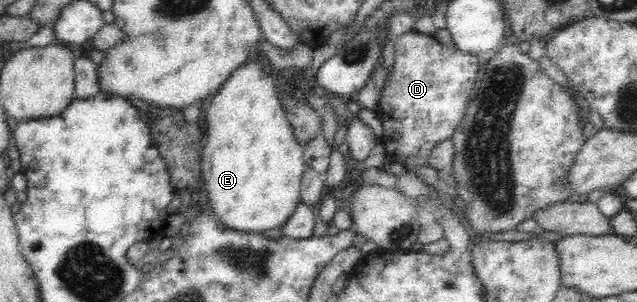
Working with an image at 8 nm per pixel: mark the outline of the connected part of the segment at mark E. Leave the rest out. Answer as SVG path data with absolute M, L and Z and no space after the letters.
M249 61L245 62L244 65L238 65L236 69L232 69L232 72L226 81L222 83L219 89L210 97L208 107L205 109L205 122L206 122L206 133L204 139L204 147L201 149L199 160L199 171L202 172L206 191L208 191L208 197L210 200L210 205L217 218L227 227L233 230L238 230L240 232L256 232L263 233L266 229L276 229L282 224L288 221L288 217L294 213L298 201L301 199L301 181L303 178L303 173L307 167L306 162L304 162L304 145L300 145L295 139L293 134L292 126L287 118L286 110L283 106L283 101L281 101L280 94L280 80L279 83L274 75L268 74L264 68L260 65L260 62Z

